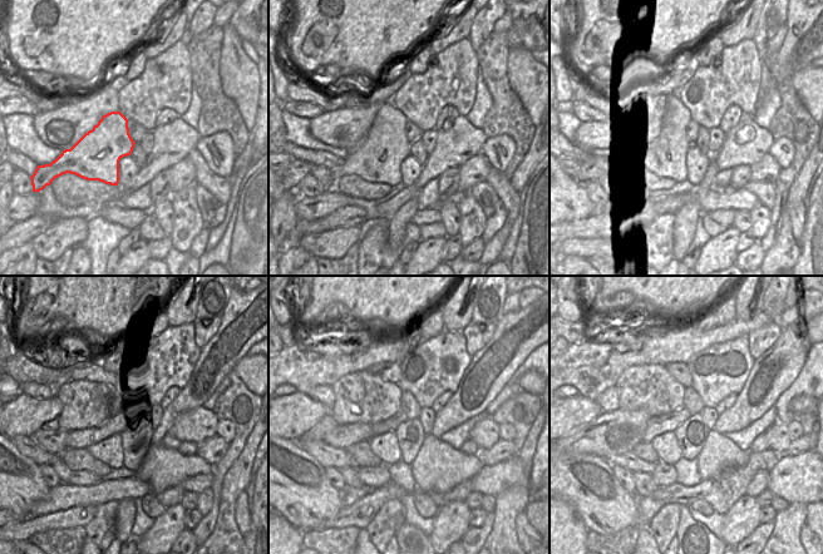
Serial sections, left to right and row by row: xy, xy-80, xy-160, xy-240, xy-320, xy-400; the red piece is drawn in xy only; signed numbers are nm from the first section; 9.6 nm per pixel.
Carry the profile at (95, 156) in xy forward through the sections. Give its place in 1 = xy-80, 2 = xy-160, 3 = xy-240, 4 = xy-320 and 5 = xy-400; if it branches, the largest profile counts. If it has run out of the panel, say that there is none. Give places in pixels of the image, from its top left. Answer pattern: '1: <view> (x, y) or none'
1: xy-80 (379, 159)
2: xy-160 (665, 159)
3: xy-240 (109, 450)
4: xy-320 (385, 446)
5: xy-400 (666, 445)

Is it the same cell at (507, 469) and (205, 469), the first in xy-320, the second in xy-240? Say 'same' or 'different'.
different

